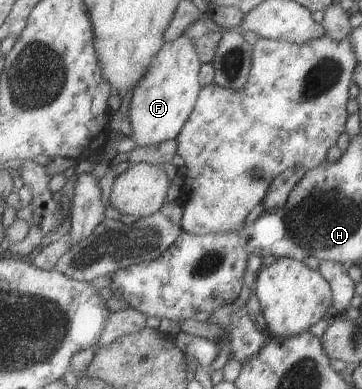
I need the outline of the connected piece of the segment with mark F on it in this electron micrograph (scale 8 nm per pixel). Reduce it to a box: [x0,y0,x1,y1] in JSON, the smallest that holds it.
[127,34,201,147]

